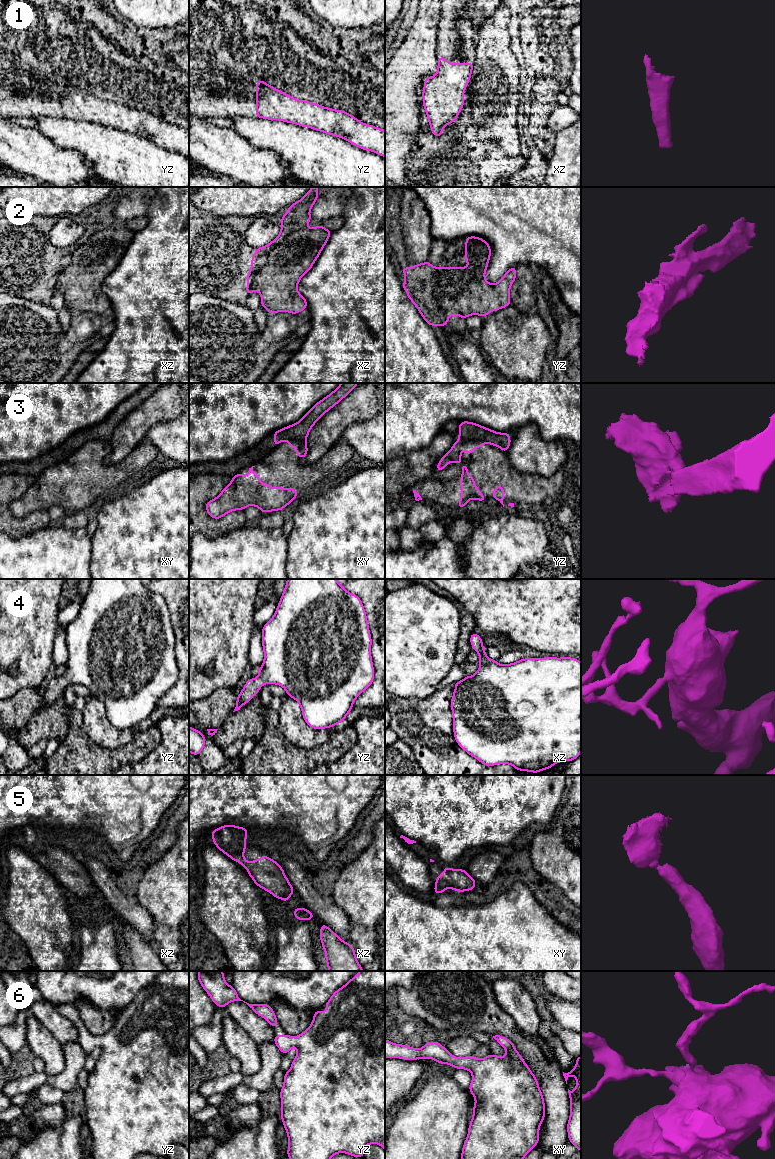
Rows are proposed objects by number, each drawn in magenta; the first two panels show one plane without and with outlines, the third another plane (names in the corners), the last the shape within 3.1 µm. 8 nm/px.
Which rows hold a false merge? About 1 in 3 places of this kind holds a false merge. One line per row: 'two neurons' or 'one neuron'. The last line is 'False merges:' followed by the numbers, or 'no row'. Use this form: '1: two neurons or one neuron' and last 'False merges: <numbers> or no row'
1: one neuron
2: one neuron
3: two neurons
4: one neuron
5: one neuron
6: one neuron
False merges: 3

